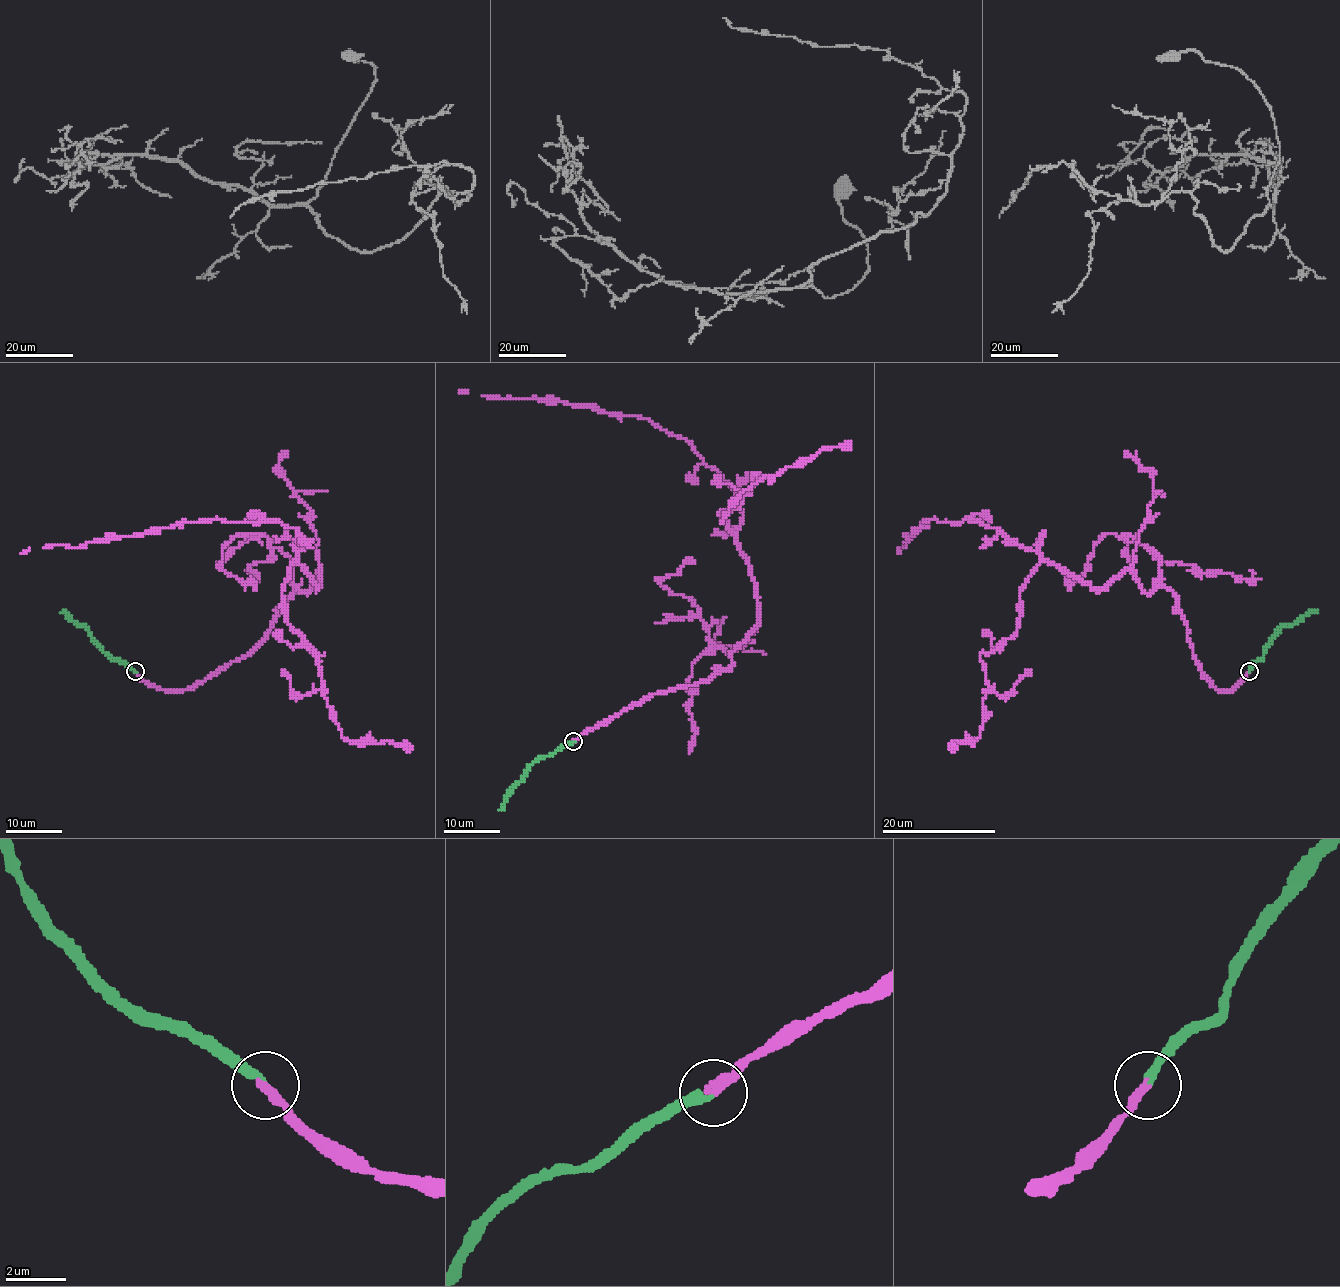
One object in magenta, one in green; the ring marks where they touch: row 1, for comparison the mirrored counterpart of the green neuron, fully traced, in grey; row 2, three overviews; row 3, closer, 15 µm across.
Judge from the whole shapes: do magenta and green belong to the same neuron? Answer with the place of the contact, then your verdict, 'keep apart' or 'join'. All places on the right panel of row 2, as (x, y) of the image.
(1249, 671) | join

